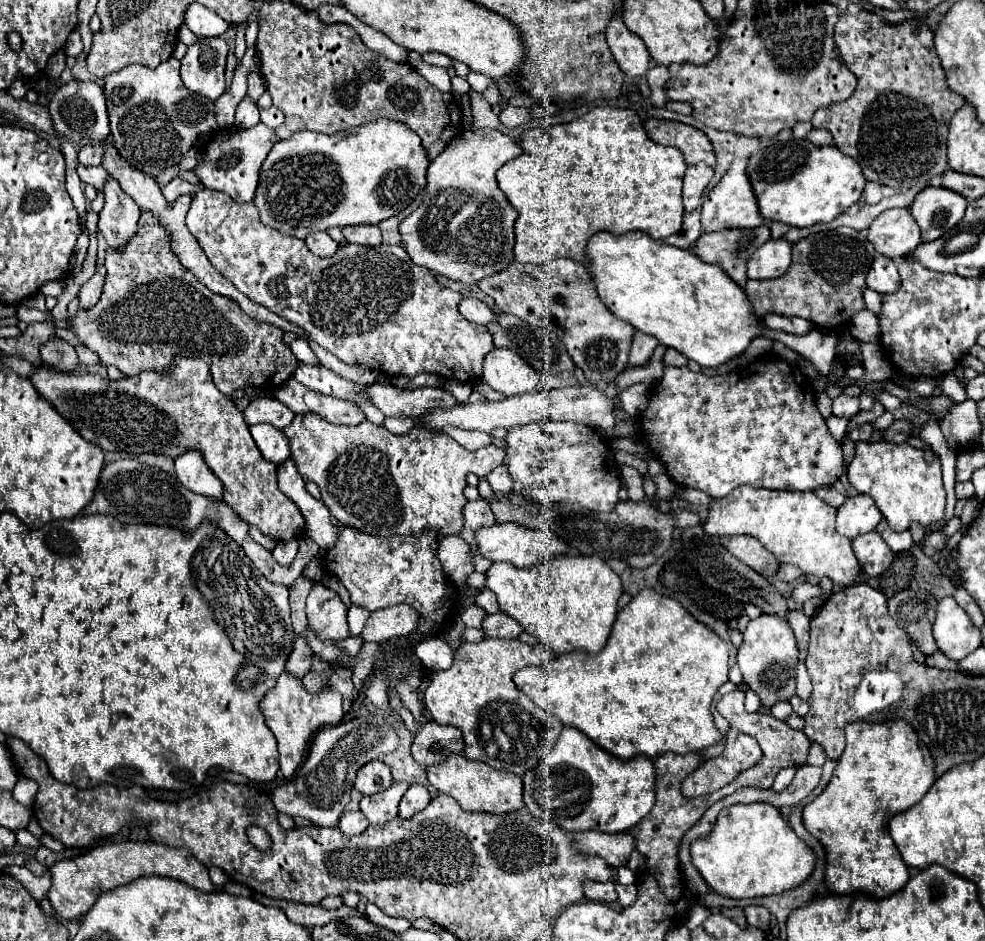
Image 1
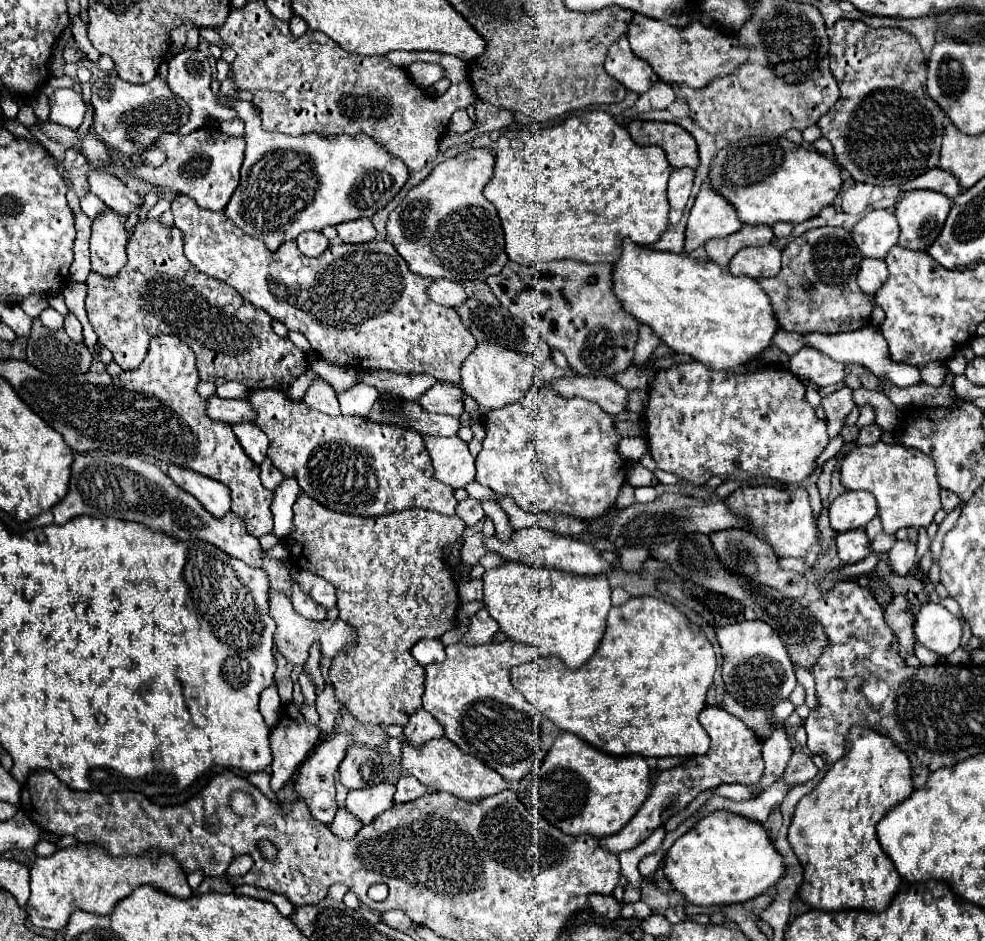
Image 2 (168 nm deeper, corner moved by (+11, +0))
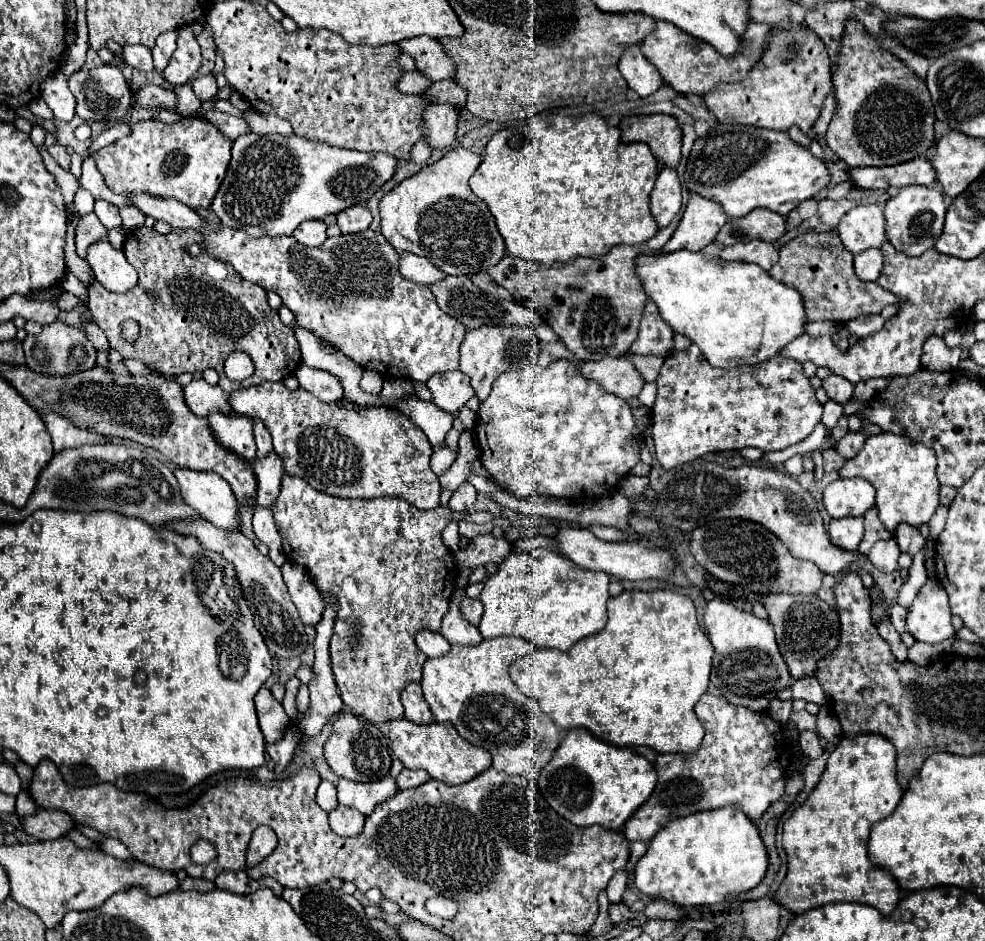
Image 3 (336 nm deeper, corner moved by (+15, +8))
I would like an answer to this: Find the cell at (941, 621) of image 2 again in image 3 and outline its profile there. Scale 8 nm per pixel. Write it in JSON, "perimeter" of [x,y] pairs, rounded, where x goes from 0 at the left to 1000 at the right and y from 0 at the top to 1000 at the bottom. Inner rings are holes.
{"perimeter":[[[942,615],[922,649],[922,671],[930,681],[954,683],[969,675],[964,658],[966,651],[958,624],[950,615]]]}

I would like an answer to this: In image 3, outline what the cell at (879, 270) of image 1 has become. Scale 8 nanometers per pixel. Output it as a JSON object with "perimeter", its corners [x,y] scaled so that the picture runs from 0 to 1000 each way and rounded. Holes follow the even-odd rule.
{"perimeter":[[[879,265],[871,271],[867,271],[867,286],[875,299],[889,299],[895,288],[893,265]]]}

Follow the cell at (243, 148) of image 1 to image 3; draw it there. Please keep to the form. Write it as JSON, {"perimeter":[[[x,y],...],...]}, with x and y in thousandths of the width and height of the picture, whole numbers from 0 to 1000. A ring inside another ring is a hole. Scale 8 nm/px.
{"perimeter":[[[189,124],[185,129],[179,129],[175,133],[150,126],[150,129],[138,129],[132,131],[132,143],[124,146],[102,160],[97,160],[93,167],[97,171],[99,182],[106,188],[106,194],[116,203],[116,205],[126,205],[126,207],[138,207],[138,205],[148,205],[154,209],[169,209],[169,211],[179,211],[193,222],[211,222],[234,173],[234,156],[236,150],[225,143],[213,129],[207,124]]]}

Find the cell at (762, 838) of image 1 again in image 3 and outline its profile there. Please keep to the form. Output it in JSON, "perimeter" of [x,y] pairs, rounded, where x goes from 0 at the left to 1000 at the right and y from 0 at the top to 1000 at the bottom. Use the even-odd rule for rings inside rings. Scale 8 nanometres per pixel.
{"perimeter":[[[735,858],[731,862],[715,862],[690,868],[674,877],[658,896],[656,909],[646,917],[644,940],[650,949],[662,955],[674,955],[690,964],[709,964],[725,962],[735,957],[737,951],[749,951],[765,945],[778,930],[778,923],[780,909],[768,877],[753,862],[747,862],[745,858]]]}

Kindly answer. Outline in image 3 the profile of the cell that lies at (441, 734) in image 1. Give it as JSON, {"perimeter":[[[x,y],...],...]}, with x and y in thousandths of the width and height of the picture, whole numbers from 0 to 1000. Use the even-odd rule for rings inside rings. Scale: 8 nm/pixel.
{"perimeter":[[[414,726],[408,734],[408,749],[412,753],[412,764],[420,768],[439,768],[439,756],[437,749],[430,743],[428,728],[426,726]]]}

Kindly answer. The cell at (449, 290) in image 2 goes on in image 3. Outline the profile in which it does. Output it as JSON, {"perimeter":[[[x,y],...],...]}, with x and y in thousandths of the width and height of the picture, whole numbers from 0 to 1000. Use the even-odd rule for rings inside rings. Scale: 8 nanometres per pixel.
{"perimeter":[[[408,267],[404,271],[406,271],[404,288],[406,288],[406,292],[410,292],[410,296],[416,296],[416,299],[428,301],[428,303],[451,296],[451,290],[445,284],[441,284],[435,275],[430,275],[428,271],[420,271],[414,267]]]}

